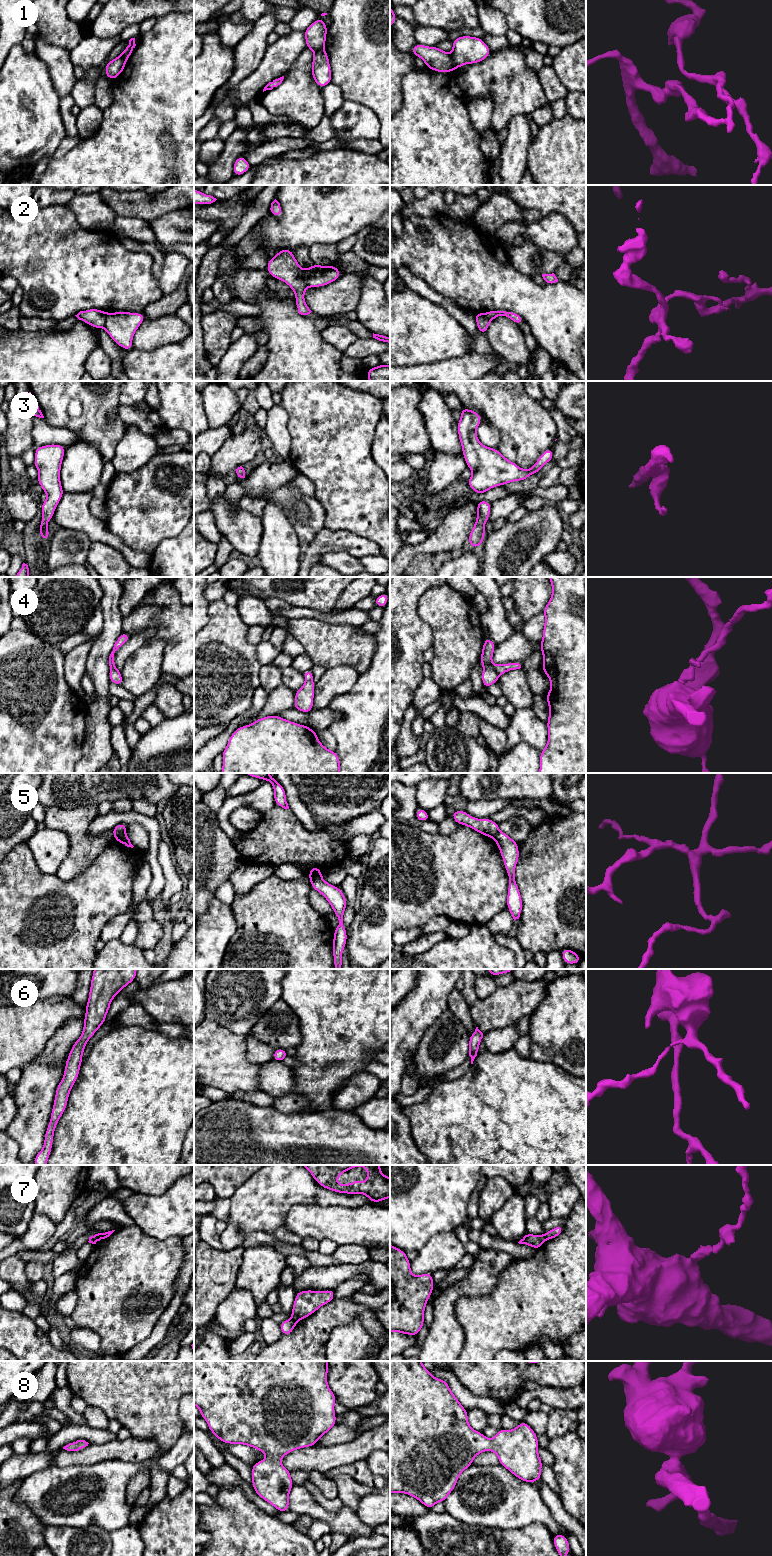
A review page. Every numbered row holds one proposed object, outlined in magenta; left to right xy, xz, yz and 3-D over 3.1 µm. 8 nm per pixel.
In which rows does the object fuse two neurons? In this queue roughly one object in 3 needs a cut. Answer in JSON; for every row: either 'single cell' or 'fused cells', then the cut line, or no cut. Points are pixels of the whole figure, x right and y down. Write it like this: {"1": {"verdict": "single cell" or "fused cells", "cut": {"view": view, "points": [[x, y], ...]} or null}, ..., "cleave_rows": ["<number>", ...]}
{"1": {"verdict": "fused cells", "cut": {"view": "yz", "points": [[449, 54], [457, 67]]}}, "2": {"verdict": "fused cells", "cut": {"view": "xz", "points": [[303, 270], [303, 281], [308, 286]]}}, "3": {"verdict": "single cell", "cut": null}, "4": {"verdict": "fused cells", "cut": {"view": "yz", "points": [[493, 666], [498, 675]]}}, "5": {"verdict": "fused cells", "cut": {"view": "xy", "points": [[124, 832], [115, 838]]}}, "6": {"verdict": "single cell", "cut": null}, "7": {"verdict": "fused cells", "cut": {"view": "xy", "points": [[102, 1233], [98, 1240]]}}, "8": {"verdict": "single cell", "cut": null}, "cleave_rows": ["1", "2", "4", "5", "7"]}

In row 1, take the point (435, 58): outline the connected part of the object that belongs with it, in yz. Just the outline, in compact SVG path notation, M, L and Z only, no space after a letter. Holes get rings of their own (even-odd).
M417 43L411 52L414 56L422 58L427 68L436 72L448 73L457 69L450 54L439 47L424 46Z

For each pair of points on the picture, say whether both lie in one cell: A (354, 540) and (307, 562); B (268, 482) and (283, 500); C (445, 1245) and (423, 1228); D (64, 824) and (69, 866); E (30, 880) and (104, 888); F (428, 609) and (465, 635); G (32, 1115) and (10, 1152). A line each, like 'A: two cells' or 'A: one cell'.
A: one cell
B: two cells
C: two cells
D: one cell
E: one cell
F: one cell
G: two cells

